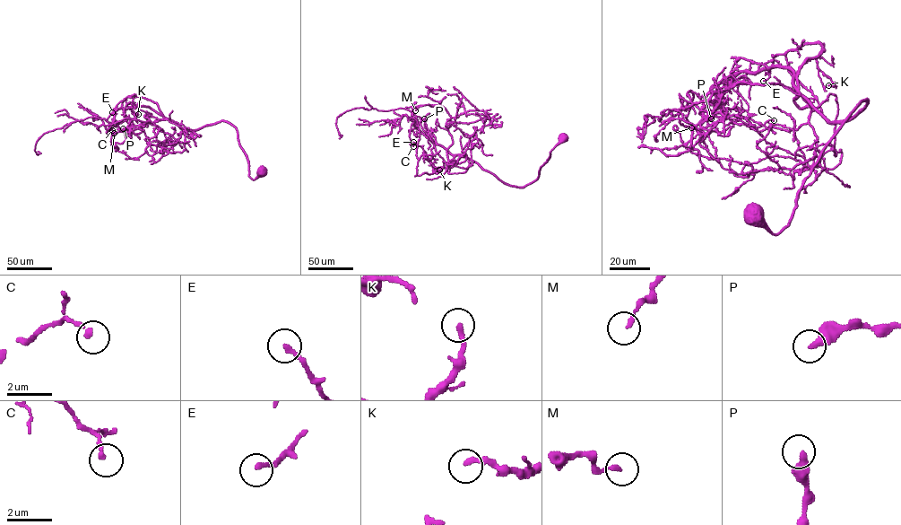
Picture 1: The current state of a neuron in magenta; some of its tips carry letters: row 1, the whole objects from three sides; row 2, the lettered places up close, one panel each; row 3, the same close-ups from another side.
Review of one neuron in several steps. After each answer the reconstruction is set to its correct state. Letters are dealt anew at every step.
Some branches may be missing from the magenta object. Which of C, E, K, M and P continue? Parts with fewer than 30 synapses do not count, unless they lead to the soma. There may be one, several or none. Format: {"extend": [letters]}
{"extend": []}

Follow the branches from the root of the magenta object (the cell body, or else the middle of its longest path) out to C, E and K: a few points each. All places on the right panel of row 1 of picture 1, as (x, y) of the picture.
C: (754, 207), (778, 234), (867, 100), (829, 121), (773, 66), (740, 72), (716, 104), (755, 127), (774, 120)
E: (754, 207), (778, 234), (822, 149), (867, 103), (829, 121), (799, 91), (820, 43), (777, 55), (763, 81)
K: (754, 207), (778, 234), (822, 149), (866, 104), (829, 121), (799, 91), (822, 45), (828, 85)

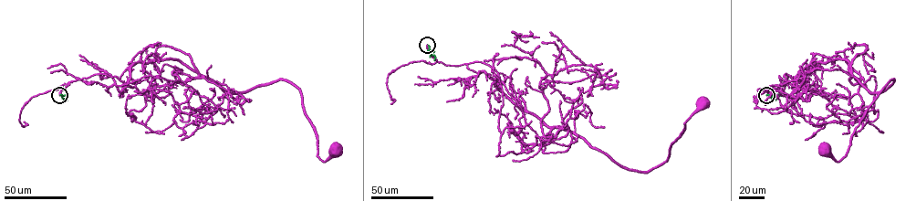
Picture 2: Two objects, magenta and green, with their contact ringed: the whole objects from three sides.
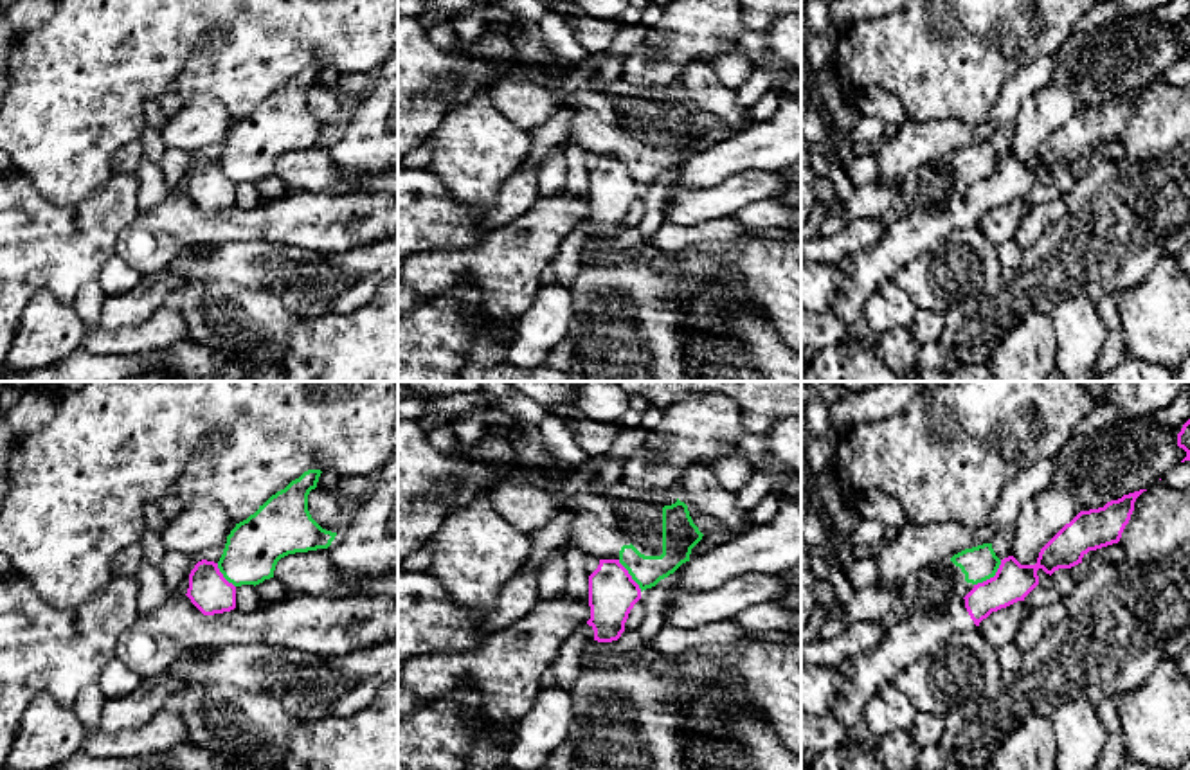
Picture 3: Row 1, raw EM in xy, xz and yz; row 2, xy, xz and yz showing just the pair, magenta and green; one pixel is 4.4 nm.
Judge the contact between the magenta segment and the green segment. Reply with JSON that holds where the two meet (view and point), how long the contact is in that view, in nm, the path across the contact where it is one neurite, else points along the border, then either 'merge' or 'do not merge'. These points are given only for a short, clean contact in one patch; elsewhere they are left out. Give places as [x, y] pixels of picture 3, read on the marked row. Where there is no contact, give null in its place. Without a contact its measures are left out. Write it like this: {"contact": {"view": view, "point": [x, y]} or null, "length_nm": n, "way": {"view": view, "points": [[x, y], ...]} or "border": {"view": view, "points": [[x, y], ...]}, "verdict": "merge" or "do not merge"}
{"contact": {"view": "yz", "point": [991, 578]}, "length_nm": 170, "border": {"view": "yz", "points": [[1001, 560], [992, 576], [974, 585]]}, "verdict": "do not merge"}

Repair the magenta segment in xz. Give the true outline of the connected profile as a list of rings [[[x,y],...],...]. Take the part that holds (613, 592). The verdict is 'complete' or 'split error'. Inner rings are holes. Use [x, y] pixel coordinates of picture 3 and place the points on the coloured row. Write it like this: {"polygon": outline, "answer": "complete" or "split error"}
{"polygon": [[[600,560],[589,576],[590,619],[594,640],[612,642],[625,631],[630,610],[641,599],[641,588],[619,560]]], "answer": "complete"}

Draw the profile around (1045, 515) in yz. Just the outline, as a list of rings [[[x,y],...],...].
[[[1050,484],[1021,509],[1010,556],[1021,565],[1035,565],[1041,549],[1078,513],[1071,495]]]

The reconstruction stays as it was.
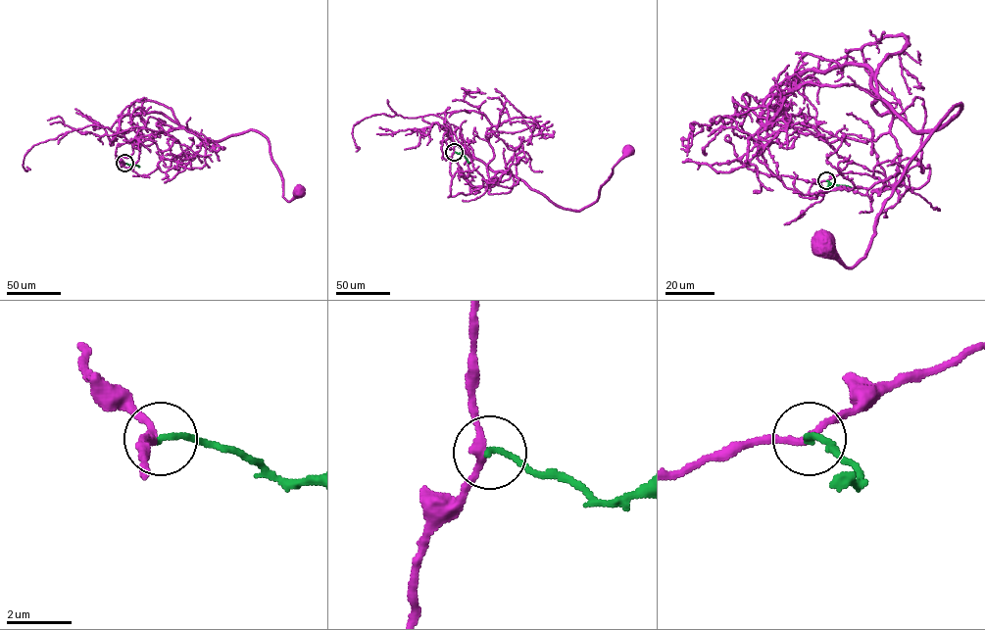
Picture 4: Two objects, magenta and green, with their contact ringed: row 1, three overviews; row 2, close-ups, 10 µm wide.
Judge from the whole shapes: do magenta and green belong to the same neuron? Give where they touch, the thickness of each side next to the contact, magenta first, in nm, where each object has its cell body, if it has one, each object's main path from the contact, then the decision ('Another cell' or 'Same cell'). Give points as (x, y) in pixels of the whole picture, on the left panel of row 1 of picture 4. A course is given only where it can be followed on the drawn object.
Place: (124, 163). Thickness 240 nm (magenta) against 180 nm. Soma of magenta: (300, 187). Soma of green: none. Course of magenta: (124, 163), (144, 126), (205, 141), (255, 130), (283, 197), (299, 187). Course of green: (124, 163), (139, 167). Another cell

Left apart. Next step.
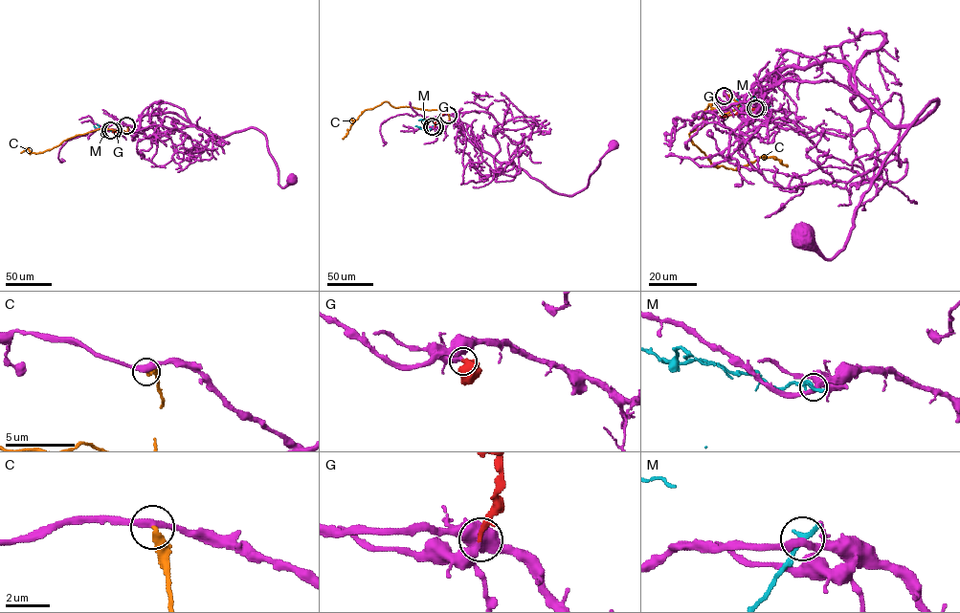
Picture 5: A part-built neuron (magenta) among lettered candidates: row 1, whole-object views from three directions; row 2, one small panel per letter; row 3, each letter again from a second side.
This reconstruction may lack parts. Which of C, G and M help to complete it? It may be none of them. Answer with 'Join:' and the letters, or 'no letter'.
Join: G

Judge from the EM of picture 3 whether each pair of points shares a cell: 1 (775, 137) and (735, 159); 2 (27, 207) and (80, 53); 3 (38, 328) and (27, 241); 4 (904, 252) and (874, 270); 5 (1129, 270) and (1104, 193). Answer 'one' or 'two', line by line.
1: one
2: two
3: two
4: one
5: one

